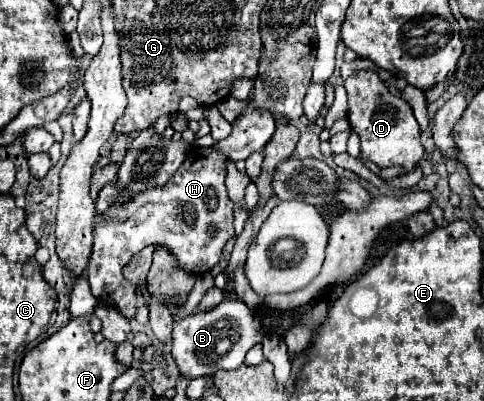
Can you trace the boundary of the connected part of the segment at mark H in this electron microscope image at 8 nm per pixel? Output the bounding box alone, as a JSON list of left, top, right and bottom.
[87,146,233,318]

